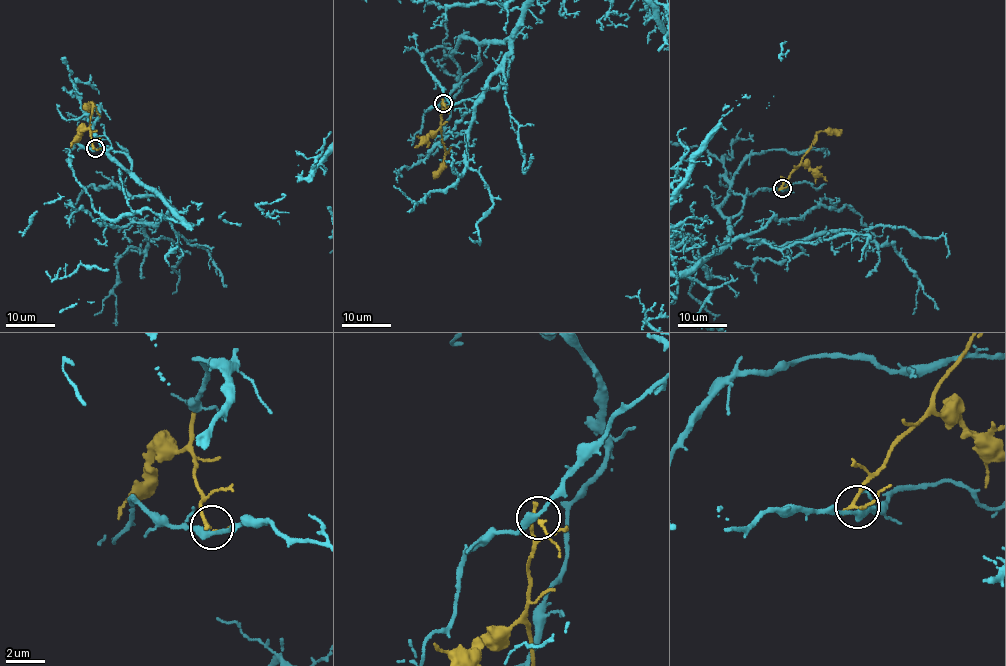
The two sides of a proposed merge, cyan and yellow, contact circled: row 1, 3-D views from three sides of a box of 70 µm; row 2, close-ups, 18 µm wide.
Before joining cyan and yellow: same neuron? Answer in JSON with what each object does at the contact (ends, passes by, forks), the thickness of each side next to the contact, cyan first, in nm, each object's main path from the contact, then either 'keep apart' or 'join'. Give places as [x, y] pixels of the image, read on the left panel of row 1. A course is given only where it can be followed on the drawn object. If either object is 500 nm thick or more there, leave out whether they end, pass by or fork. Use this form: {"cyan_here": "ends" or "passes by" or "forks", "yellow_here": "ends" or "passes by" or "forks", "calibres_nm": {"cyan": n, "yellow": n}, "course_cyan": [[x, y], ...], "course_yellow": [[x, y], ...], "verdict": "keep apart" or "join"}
{"cyan_here": "passes by", "yellow_here": "passes by", "calibres_nm": {"cyan": 340, "yellow": 180}, "course_yellow": [[94, 148], [89, 127], [92, 103], [83, 105]], "verdict": "keep apart"}

